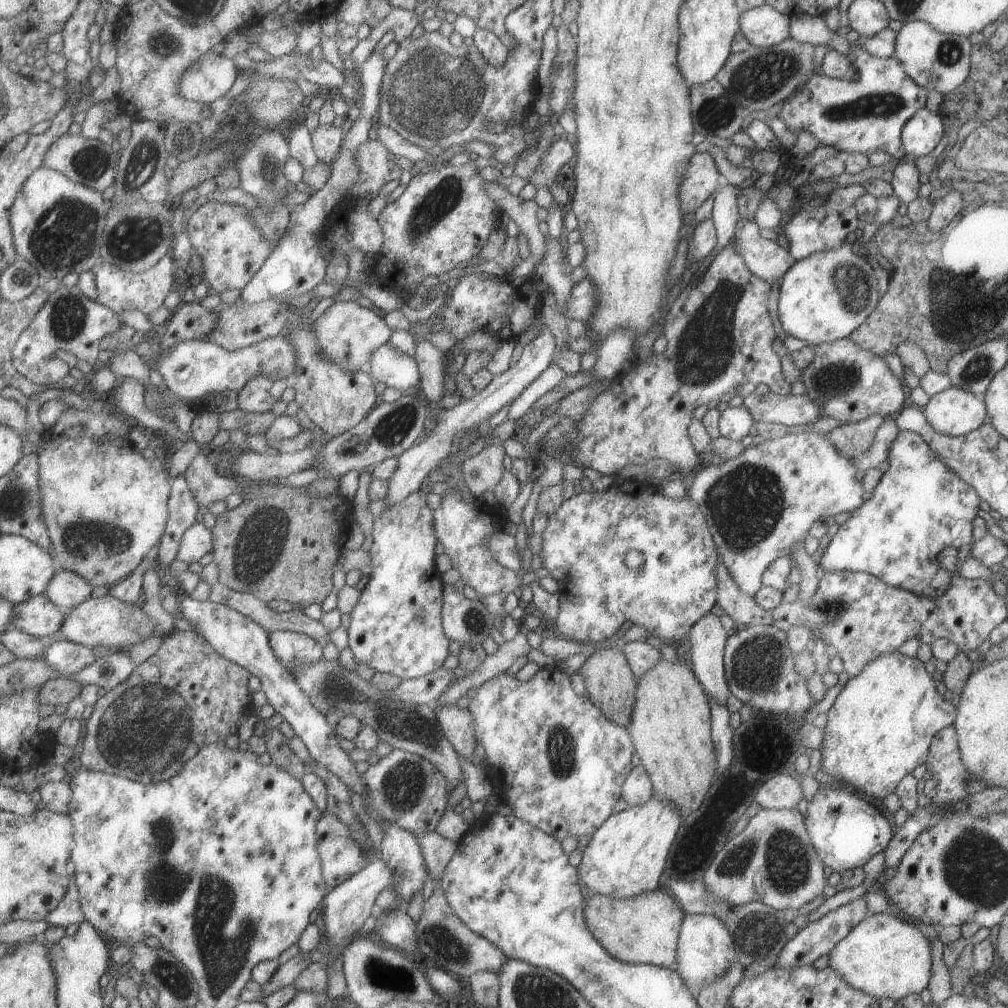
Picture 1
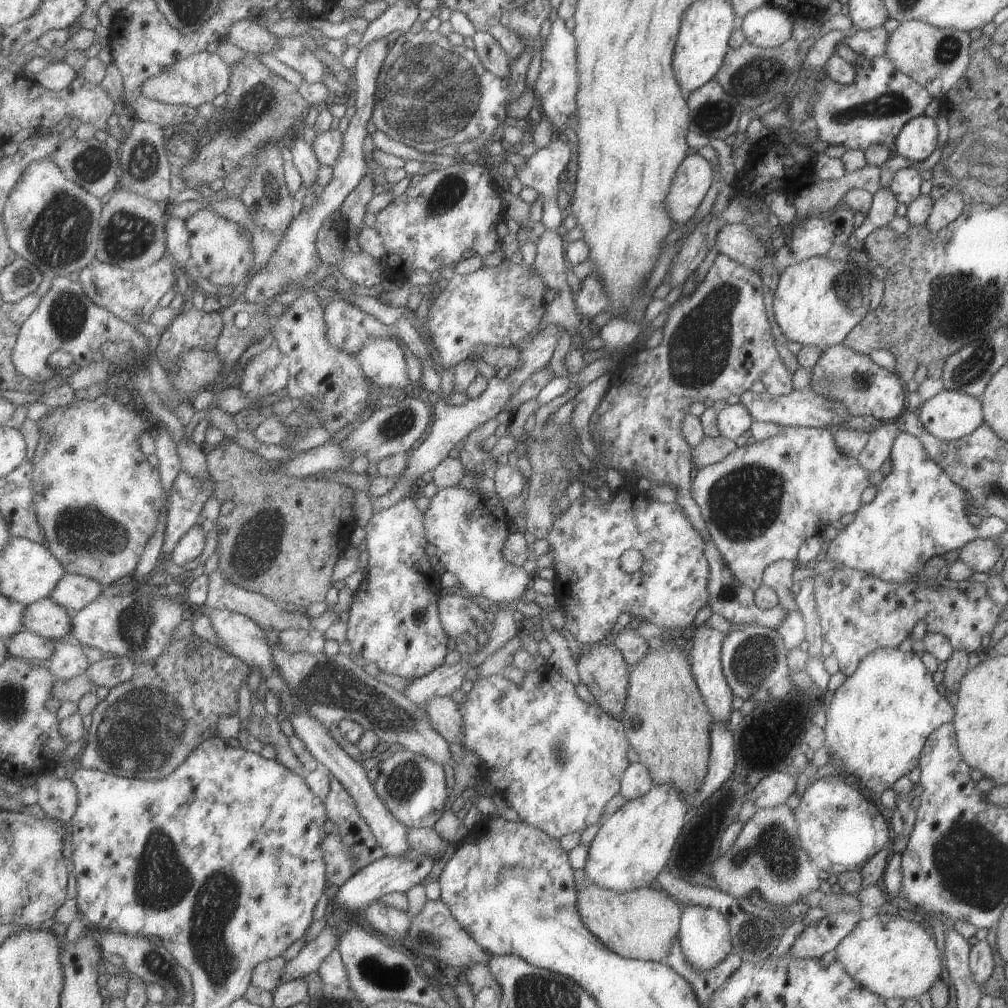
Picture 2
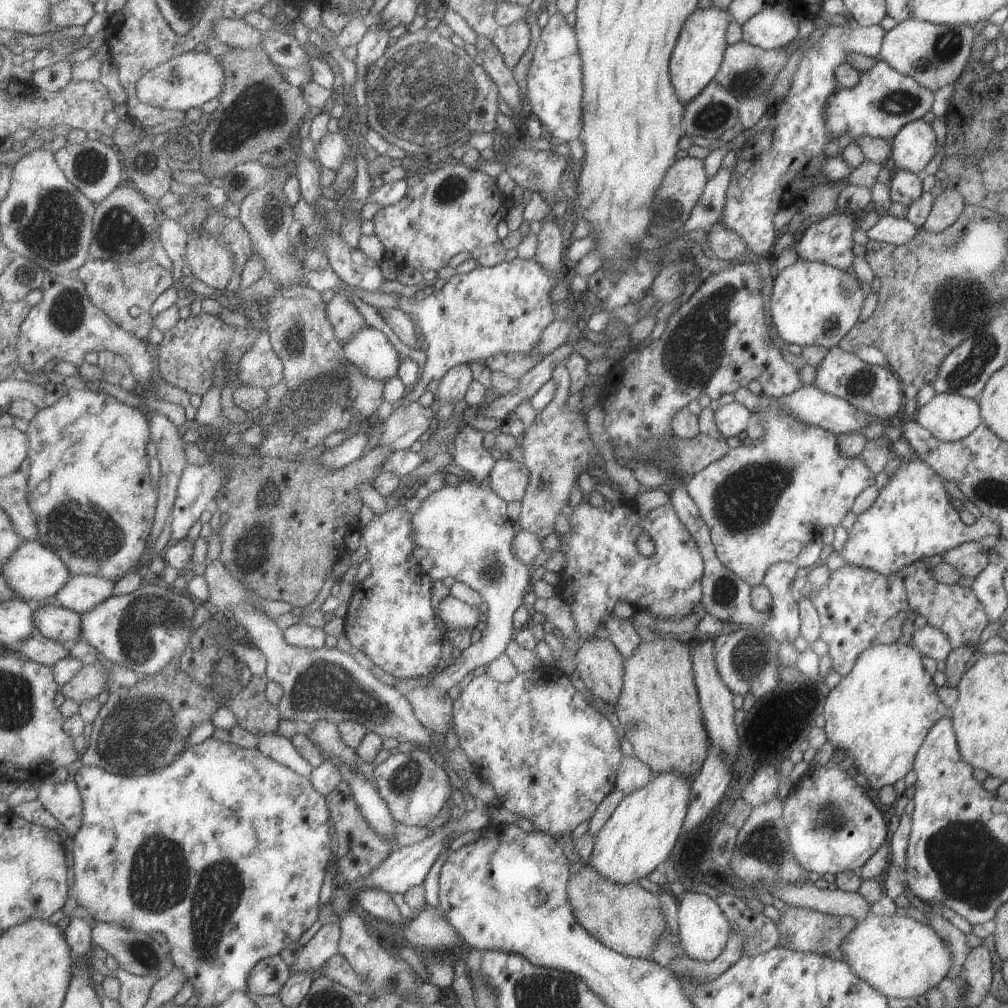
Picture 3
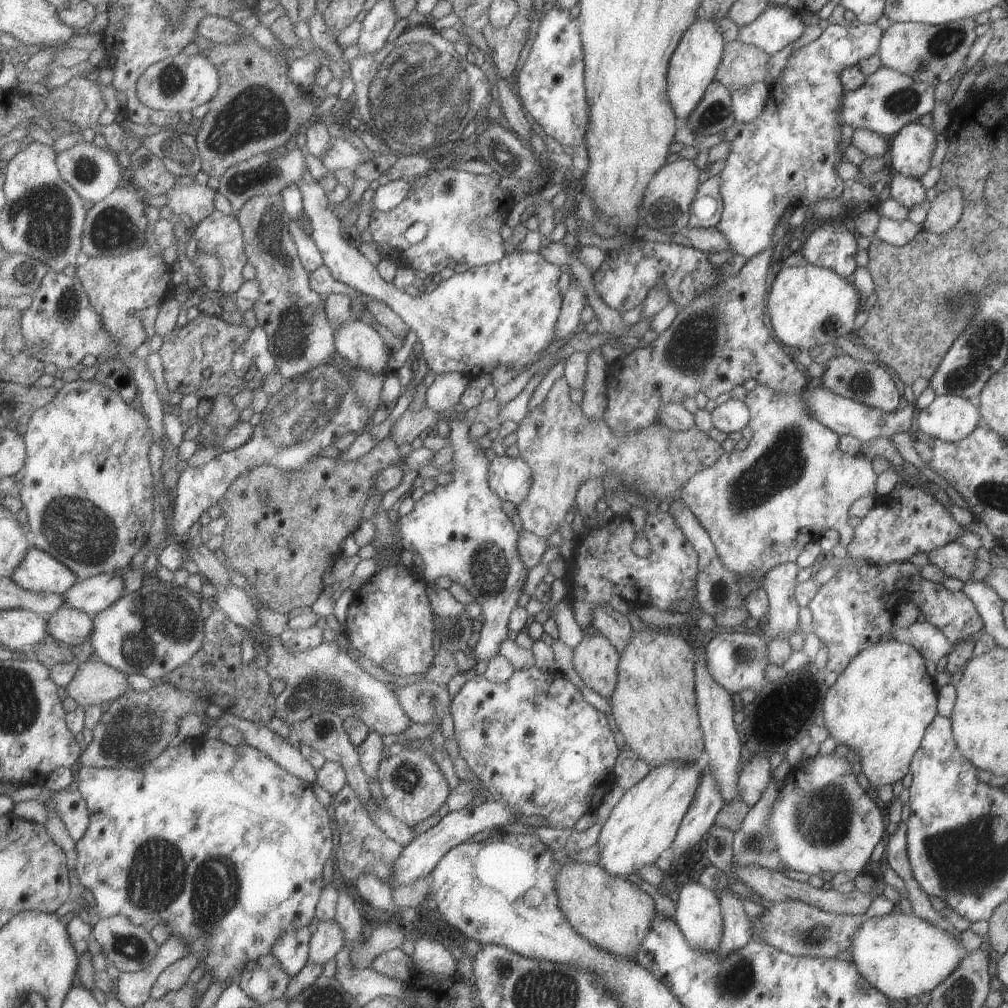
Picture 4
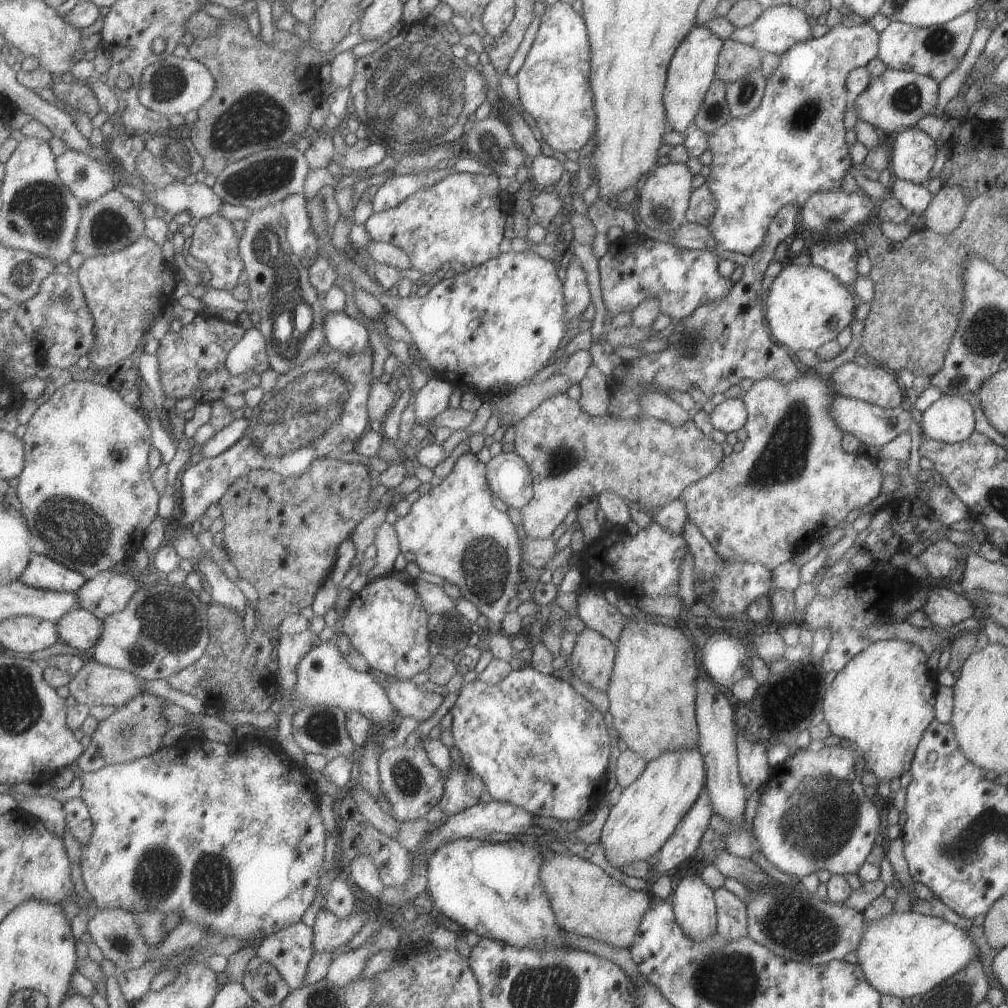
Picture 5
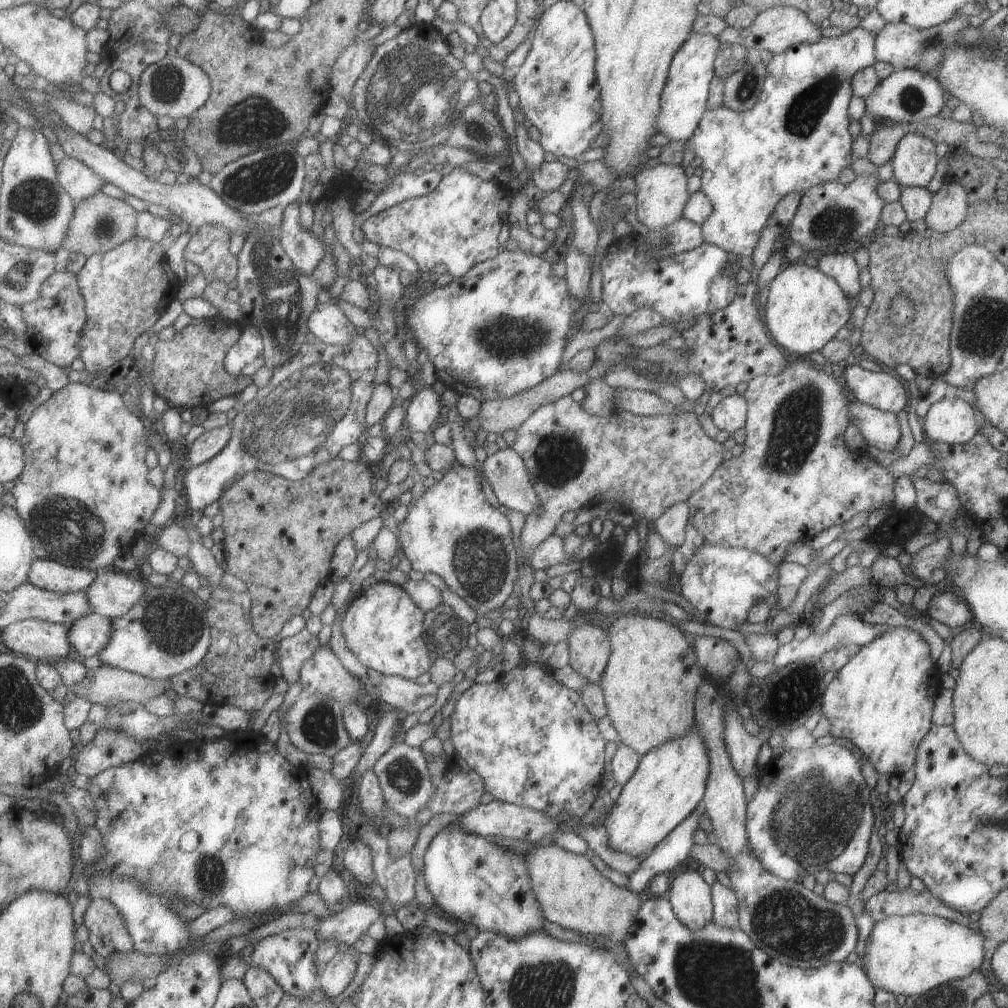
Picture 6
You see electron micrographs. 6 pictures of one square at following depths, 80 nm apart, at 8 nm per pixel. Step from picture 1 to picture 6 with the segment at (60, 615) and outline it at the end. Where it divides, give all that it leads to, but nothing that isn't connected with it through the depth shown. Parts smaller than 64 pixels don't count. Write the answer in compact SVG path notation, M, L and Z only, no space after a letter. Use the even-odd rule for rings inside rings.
M87 614L71 625L69 639L80 656L99 656L111 642L113 622L99 614Z

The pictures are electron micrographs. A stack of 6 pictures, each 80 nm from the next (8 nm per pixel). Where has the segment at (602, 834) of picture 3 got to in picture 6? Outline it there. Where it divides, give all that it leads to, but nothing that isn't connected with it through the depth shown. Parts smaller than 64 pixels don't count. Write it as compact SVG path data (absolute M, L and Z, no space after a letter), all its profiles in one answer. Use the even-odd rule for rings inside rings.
M693 726L689 734L665 740L657 748L641 754L637 770L623 784L619 798L613 802L604 821L609 848L633 857L648 854L695 810L703 799L708 773L709 756L697 726Z

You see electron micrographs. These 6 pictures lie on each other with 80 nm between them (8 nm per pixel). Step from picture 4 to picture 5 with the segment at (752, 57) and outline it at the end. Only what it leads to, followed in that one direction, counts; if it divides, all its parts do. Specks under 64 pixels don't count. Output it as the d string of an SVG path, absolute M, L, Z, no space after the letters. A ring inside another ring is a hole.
M726 39L723 41L716 61L714 78L723 83L735 82L739 78L745 78L745 74L761 67L762 55L761 51L749 47L747 44Z

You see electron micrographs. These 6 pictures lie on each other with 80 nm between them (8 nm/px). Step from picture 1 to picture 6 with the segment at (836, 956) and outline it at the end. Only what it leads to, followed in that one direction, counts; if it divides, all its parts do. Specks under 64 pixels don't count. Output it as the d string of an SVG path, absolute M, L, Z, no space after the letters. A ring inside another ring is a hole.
M934 915L889 916L874 922L860 964L874 988L916 998L941 984L965 978L973 970L979 970L985 954L983 941L980 930L971 930Z

